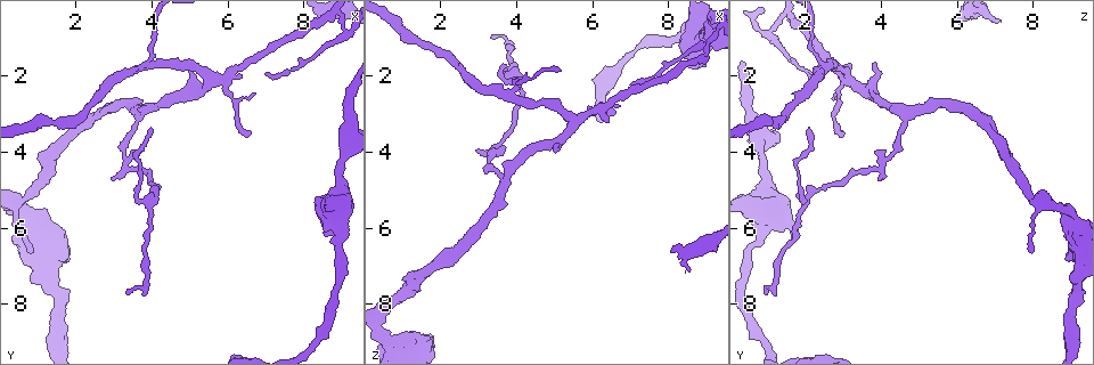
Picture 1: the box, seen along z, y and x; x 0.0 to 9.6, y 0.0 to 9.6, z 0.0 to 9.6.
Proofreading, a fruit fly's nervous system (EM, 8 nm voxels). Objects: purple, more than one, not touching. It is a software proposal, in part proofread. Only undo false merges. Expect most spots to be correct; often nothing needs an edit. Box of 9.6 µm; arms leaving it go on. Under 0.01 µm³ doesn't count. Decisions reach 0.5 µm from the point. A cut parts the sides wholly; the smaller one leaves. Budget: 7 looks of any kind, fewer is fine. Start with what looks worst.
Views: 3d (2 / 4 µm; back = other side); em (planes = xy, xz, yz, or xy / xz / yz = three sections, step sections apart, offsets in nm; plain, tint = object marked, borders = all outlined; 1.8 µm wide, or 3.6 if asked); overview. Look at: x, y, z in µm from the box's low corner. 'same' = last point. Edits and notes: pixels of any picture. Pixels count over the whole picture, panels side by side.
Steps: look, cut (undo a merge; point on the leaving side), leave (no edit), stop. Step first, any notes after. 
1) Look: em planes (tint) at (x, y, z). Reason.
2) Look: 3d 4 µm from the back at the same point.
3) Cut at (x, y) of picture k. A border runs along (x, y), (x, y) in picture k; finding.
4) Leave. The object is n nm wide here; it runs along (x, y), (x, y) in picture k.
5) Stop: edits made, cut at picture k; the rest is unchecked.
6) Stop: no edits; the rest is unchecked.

Look: 3d 4 µm at (9.10, 0.80, 1.15). Sharp bend.

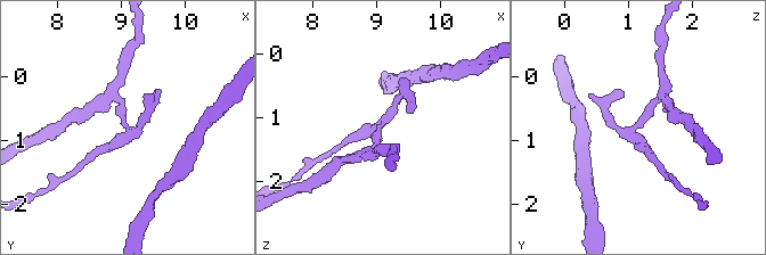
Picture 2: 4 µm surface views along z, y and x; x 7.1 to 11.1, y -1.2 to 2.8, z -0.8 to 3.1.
Look: em xy step 16 (tint) at (9.00, 0.75, 1.10). 3 arms meet here.

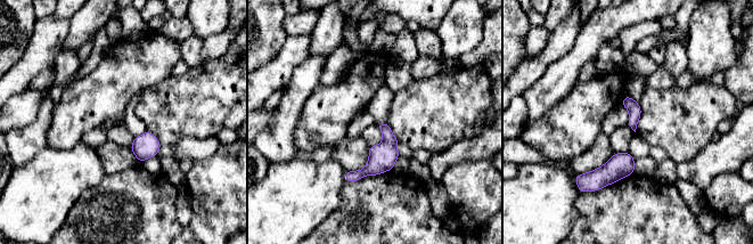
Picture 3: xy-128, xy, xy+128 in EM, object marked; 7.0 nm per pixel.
Look: em planes (tint) at the same point.

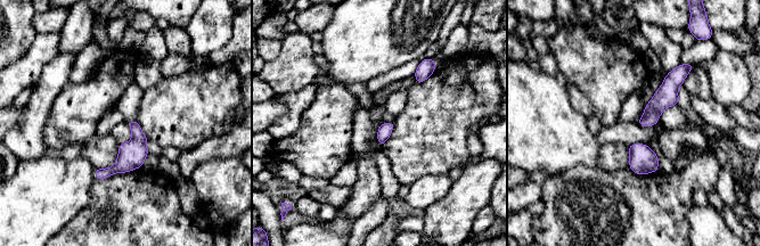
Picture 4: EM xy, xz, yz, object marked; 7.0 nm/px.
Leave. It runs along (678, 71), (668, 93), (642, 122) in picture 4; continuous, no second neuron.

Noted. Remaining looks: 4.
Look: em planes (tint) at (0.80, 5.65, 9.00). Closes a loop.

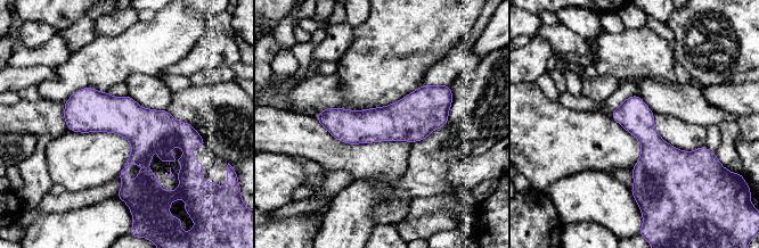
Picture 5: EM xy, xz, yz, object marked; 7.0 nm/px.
Leave. It runs along (446, 100), (404, 121), (319, 117) in picture 5; all the same neuron.

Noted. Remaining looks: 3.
Look: em xy step 8 (tint) at (4.00, 5.30, 1.95).

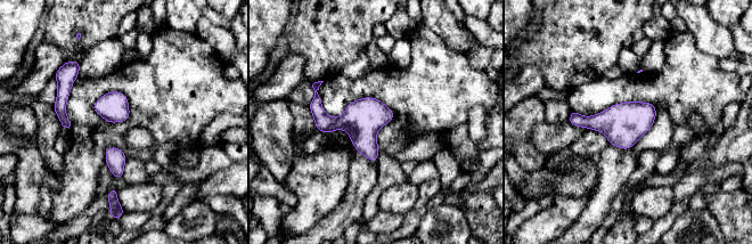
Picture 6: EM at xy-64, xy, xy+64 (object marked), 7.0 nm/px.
Look: em planes (tint) at the same point.

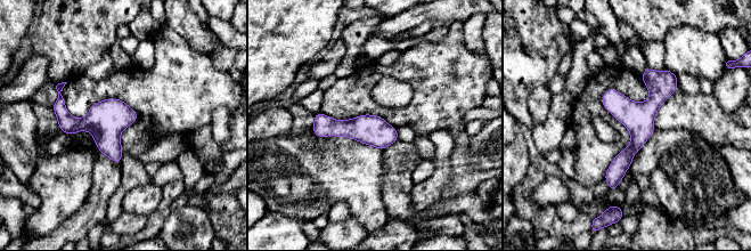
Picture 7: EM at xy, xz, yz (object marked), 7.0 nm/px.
Leave. It runs along (666, 72), (611, 186) in picture 7; all the same neuron.

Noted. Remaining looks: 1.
Stop: no edits; the rest is unchecked.

